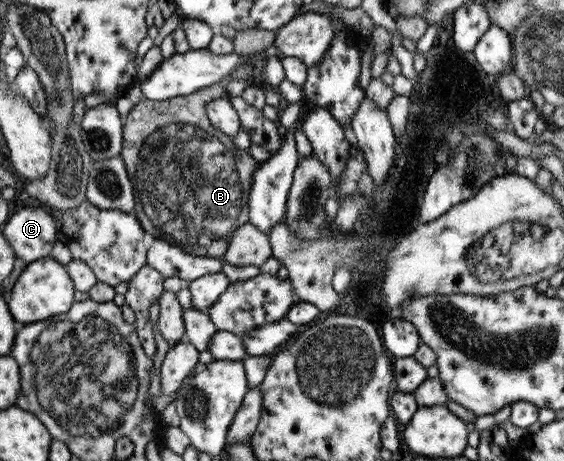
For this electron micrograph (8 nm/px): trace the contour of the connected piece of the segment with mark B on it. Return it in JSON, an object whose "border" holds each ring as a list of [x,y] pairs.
{"border":[[[247,29],[236,31],[233,37],[233,51],[240,56],[237,72],[214,84],[193,93],[175,96],[163,101],[153,101],[143,97],[133,105],[122,123],[122,141],[119,157],[125,164],[127,175],[134,192],[132,215],[144,231],[153,238],[165,238],[185,253],[201,257],[222,258],[226,250],[228,237],[234,229],[248,222],[248,195],[253,171],[258,164],[246,150],[237,149],[231,139],[222,134],[209,123],[205,106],[209,100],[224,97],[225,86],[232,80],[252,77],[252,54],[262,53],[273,45],[274,31]]]}

